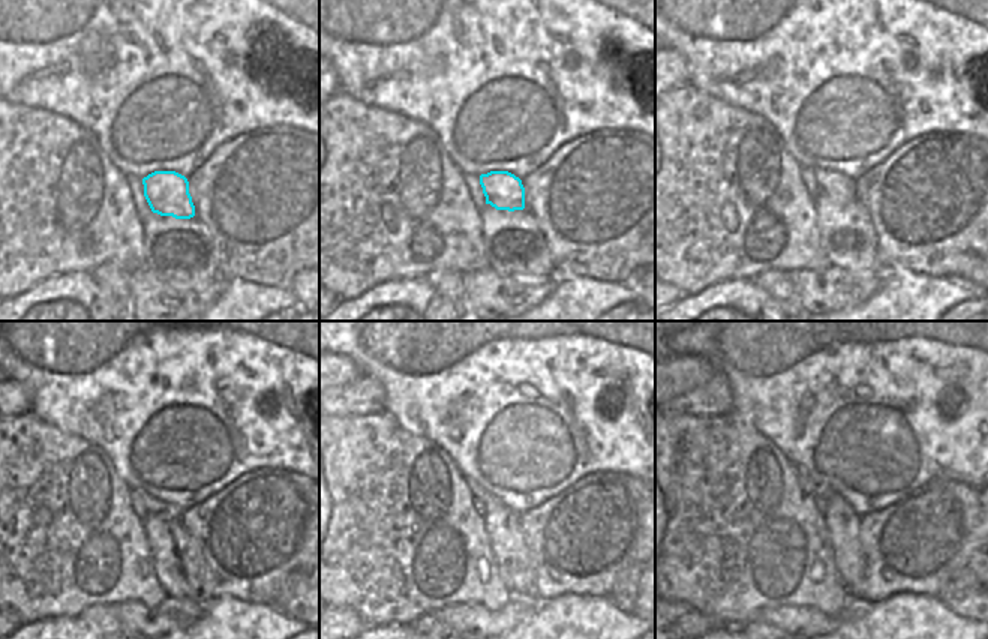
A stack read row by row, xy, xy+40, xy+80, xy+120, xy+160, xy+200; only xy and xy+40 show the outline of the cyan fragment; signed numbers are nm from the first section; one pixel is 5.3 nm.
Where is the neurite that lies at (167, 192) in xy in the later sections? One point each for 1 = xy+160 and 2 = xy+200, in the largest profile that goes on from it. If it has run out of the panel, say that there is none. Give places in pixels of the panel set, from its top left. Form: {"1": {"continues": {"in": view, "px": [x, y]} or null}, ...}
{"1": {"continues": {"in": "xy+160", "px": [488, 500]}}, "2": {"continues": {"in": "xy+200", "px": [810, 486]}}}

